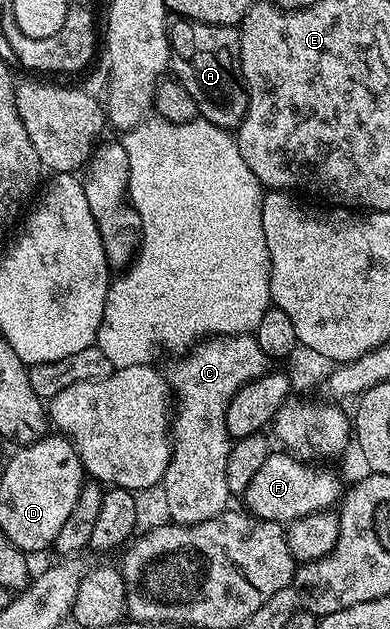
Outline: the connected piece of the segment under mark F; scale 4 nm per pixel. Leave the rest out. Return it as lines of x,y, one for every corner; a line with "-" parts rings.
286,451
278,452
268,452
265,463
257,471
257,475
253,475
247,490
241,494
241,501
247,504
244,505
246,512
252,517
290,523
310,513
330,510
340,500
345,485
339,482
339,477
333,470
327,469
331,467
300,461

